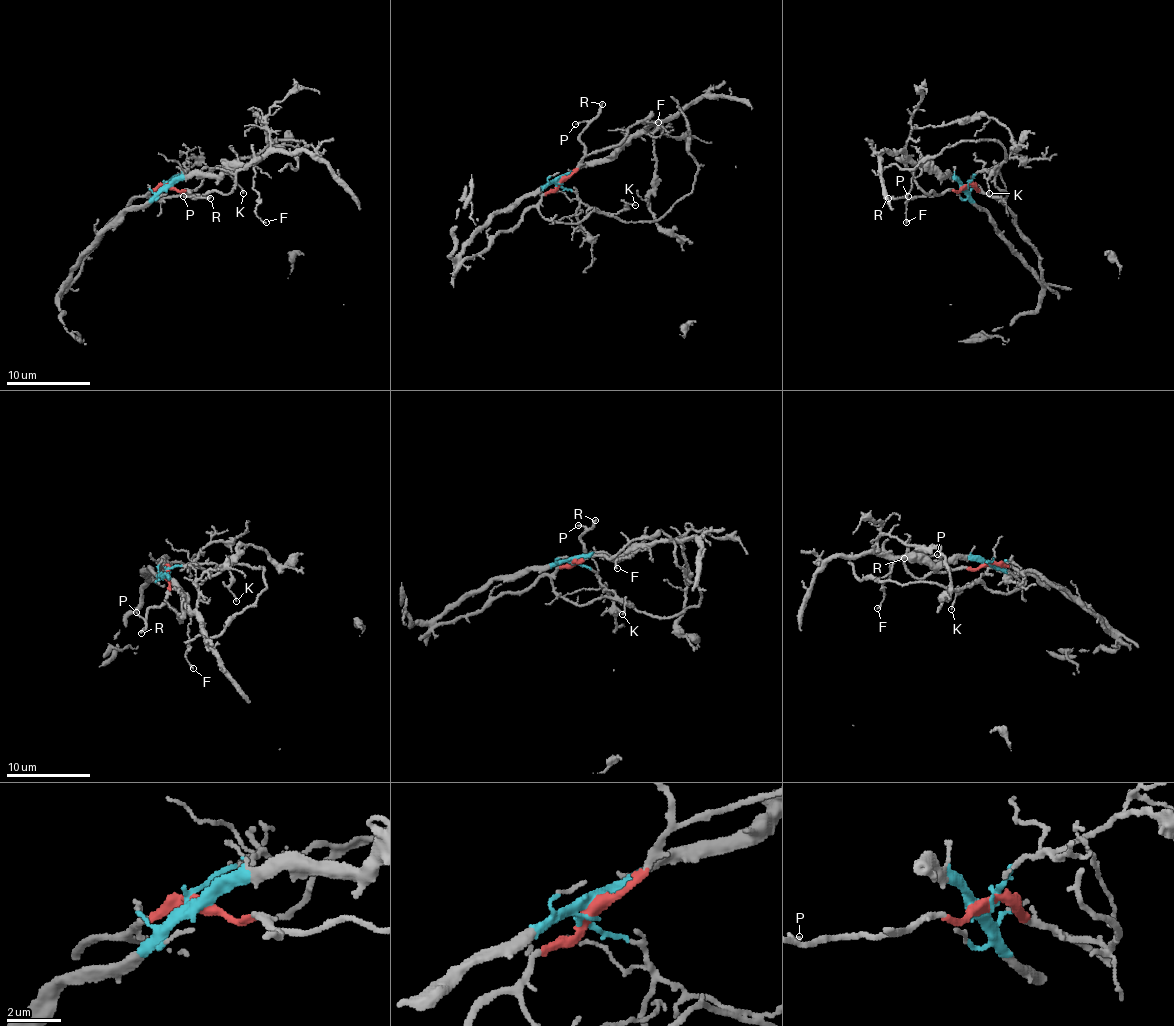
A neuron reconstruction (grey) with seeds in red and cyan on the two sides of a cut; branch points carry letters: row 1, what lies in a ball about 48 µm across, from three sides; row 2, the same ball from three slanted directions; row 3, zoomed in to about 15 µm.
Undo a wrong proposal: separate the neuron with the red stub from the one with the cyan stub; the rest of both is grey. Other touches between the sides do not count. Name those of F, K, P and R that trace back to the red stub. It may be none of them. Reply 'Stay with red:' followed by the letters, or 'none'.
Stay with red: P, R

